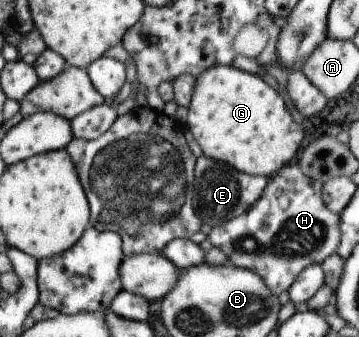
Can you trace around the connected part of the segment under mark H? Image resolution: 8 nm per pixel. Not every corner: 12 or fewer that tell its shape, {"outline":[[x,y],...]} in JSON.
{"outline":[[293,161],[204,240],[270,294],[340,242]]}

